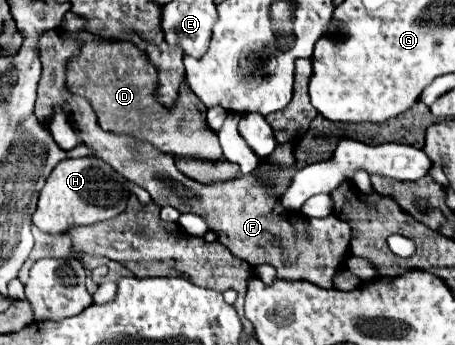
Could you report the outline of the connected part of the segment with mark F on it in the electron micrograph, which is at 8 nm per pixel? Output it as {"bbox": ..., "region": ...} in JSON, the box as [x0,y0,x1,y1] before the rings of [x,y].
{"bbox":[35,31,351,289],"region":[[[45,31],[39,39],[39,53],[43,61],[43,75],[39,81],[39,95],[35,103],[35,115],[45,123],[51,115],[51,105],[59,103],[61,109],[67,113],[69,123],[73,125],[81,143],[89,143],[95,147],[95,155],[109,163],[117,173],[121,173],[131,183],[143,187],[153,203],[159,207],[171,205],[181,213],[195,213],[203,217],[211,231],[217,233],[217,241],[229,247],[229,251],[247,261],[251,267],[257,263],[269,263],[277,269],[277,277],[285,281],[309,281],[323,289],[333,289],[333,277],[337,269],[343,267],[343,261],[349,253],[351,241],[351,227],[349,223],[337,219],[335,215],[323,219],[311,219],[301,211],[285,211],[281,201],[267,193],[267,185],[271,177],[267,171],[255,169],[249,175],[237,177],[225,183],[203,185],[197,183],[183,173],[177,171],[175,159],[153,149],[149,143],[139,143],[129,139],[127,135],[115,135],[97,127],[97,117],[91,105],[69,93],[65,89],[65,65],[69,57],[77,55],[79,41],[77,39],[63,39],[59,31]]]}

